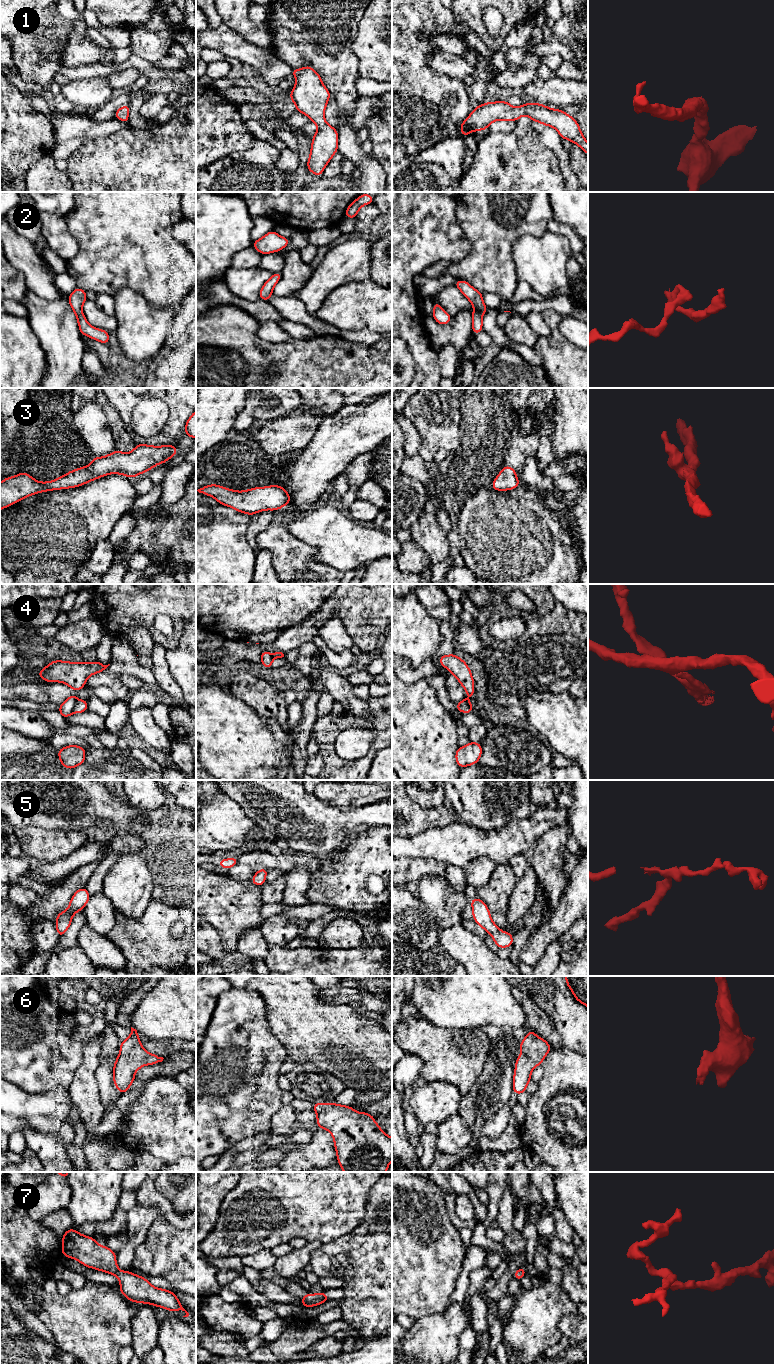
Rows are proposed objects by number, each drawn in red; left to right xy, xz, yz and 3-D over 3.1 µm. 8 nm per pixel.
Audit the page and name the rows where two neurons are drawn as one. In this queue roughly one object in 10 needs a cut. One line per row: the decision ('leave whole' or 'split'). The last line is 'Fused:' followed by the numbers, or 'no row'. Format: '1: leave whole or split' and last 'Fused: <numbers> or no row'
1: leave whole
2: leave whole
3: leave whole
4: split
5: leave whole
6: leave whole
7: leave whole
Fused: 4

